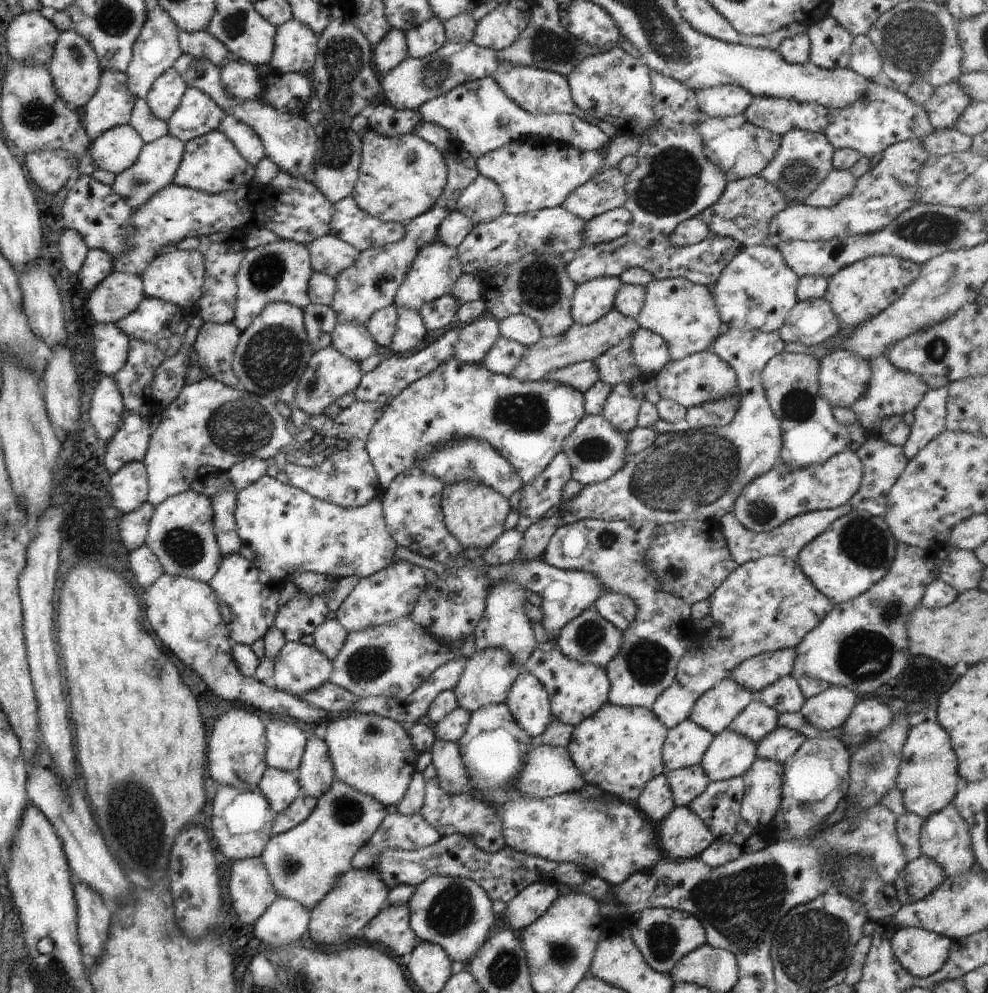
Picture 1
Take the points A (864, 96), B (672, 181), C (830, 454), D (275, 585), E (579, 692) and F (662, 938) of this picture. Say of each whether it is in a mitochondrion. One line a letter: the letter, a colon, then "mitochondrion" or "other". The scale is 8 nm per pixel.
A: other
B: mitochondrion
C: other
D: other
E: other
F: mitochondrion

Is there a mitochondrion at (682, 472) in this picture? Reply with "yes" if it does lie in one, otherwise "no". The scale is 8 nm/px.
yes

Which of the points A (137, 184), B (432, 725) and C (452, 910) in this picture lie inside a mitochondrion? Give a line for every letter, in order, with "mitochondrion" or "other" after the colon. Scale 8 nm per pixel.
A: mitochondrion
B: other
C: mitochondrion

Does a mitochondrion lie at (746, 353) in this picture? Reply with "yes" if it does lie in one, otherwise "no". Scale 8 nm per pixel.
no

